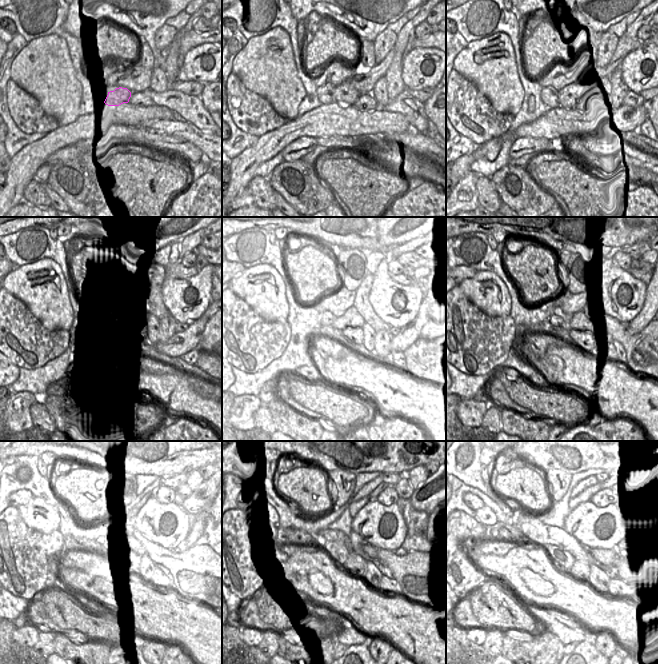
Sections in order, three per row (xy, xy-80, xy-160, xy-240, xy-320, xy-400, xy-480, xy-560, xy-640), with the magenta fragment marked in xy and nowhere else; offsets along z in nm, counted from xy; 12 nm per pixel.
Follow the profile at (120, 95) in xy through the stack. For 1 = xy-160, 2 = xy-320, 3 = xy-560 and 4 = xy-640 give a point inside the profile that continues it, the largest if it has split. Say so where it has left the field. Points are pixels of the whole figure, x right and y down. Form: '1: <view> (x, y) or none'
1: xy-160 (568, 96)
2: xy-320 (351, 318)
3: xy-560 (371, 551)
4: xy-640 (606, 557)

